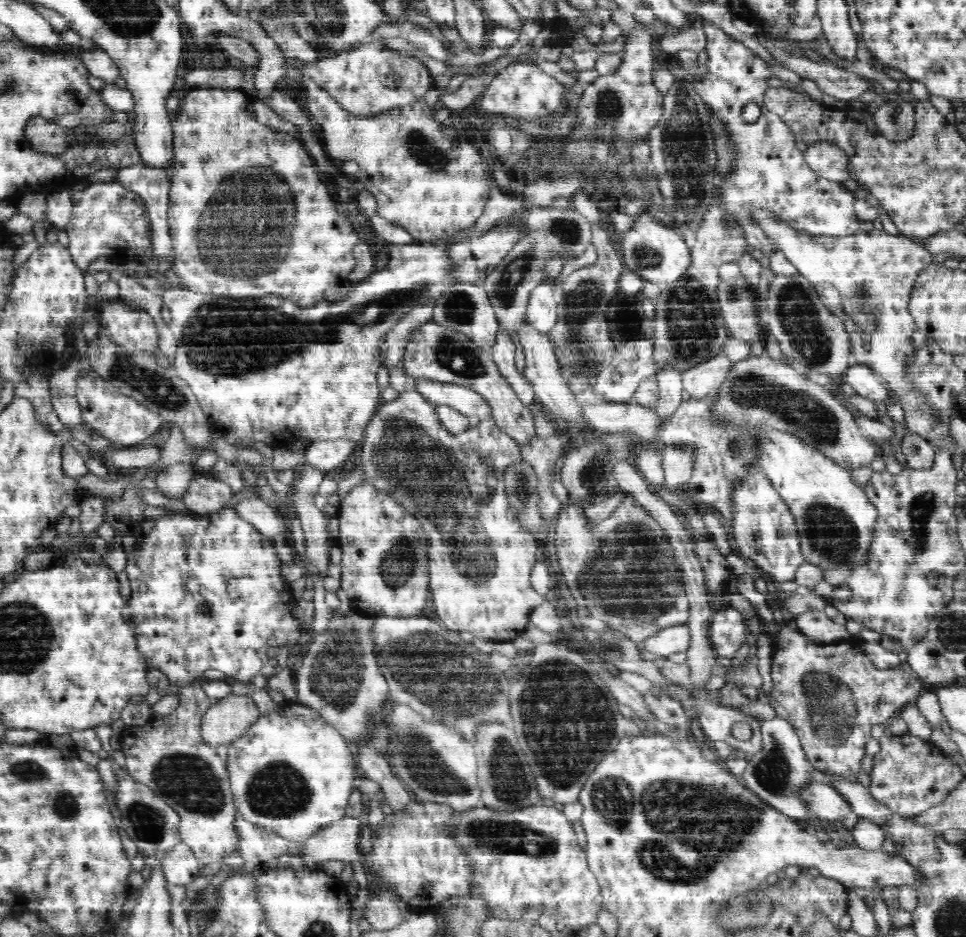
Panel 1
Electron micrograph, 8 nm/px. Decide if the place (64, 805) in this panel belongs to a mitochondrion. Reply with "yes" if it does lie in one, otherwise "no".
yes

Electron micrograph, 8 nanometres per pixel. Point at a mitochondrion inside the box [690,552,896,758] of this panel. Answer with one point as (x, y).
(831, 714)

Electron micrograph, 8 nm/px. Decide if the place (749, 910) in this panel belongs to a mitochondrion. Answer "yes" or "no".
yes

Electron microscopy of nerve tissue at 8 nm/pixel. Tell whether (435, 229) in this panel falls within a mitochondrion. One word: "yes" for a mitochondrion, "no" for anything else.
no

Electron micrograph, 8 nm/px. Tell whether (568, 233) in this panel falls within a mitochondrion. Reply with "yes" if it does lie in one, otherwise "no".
yes

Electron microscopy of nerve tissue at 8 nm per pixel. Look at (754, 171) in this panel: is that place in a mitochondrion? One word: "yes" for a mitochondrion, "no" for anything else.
no

